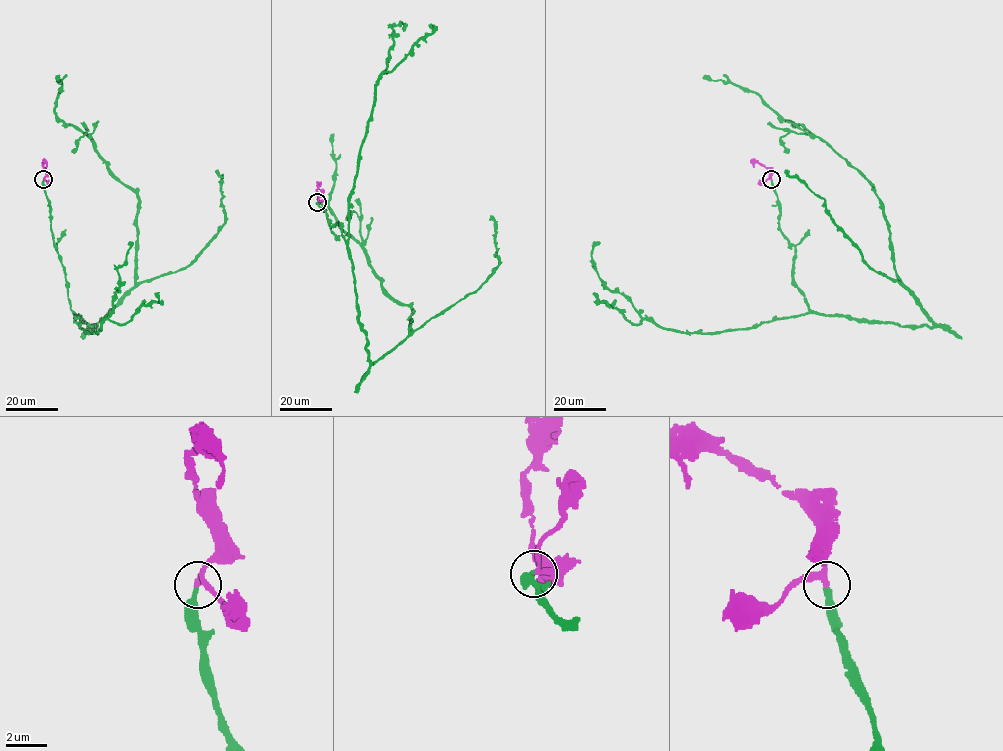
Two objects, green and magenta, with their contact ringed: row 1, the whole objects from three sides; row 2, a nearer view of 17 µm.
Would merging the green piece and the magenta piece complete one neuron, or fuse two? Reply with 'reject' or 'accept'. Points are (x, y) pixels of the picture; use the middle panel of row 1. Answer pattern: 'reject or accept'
accept

